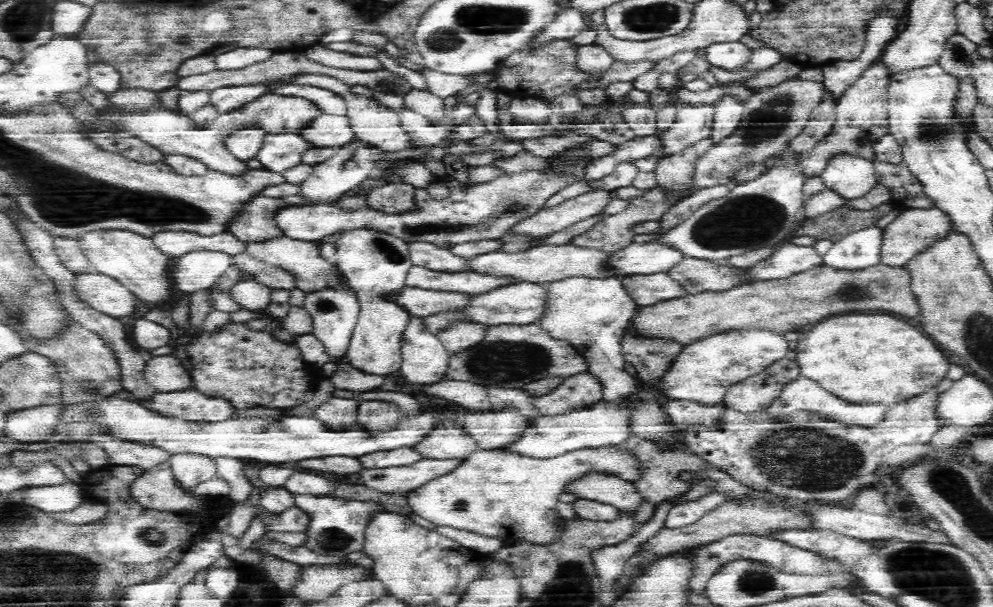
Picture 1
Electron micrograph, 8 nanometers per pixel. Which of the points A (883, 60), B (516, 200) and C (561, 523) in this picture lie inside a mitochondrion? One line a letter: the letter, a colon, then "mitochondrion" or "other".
A: other
B: mitochondrion
C: other

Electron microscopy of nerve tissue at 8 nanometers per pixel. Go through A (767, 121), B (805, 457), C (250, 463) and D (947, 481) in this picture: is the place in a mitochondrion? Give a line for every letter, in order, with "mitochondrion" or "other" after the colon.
A: mitochondrion
B: mitochondrion
C: other
D: mitochondrion

